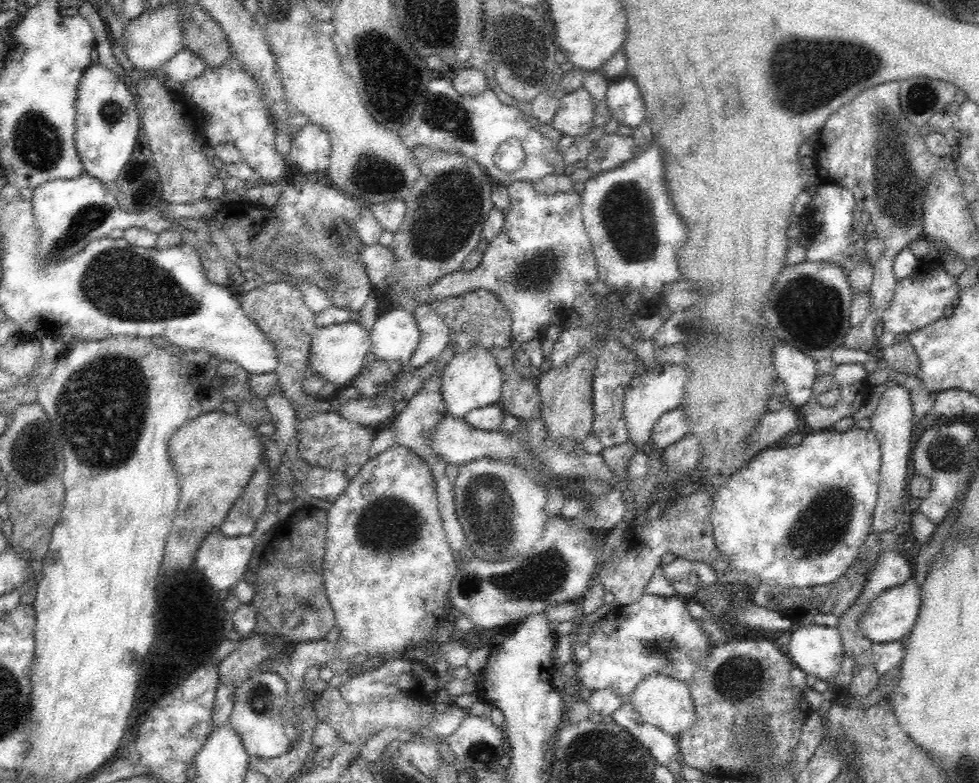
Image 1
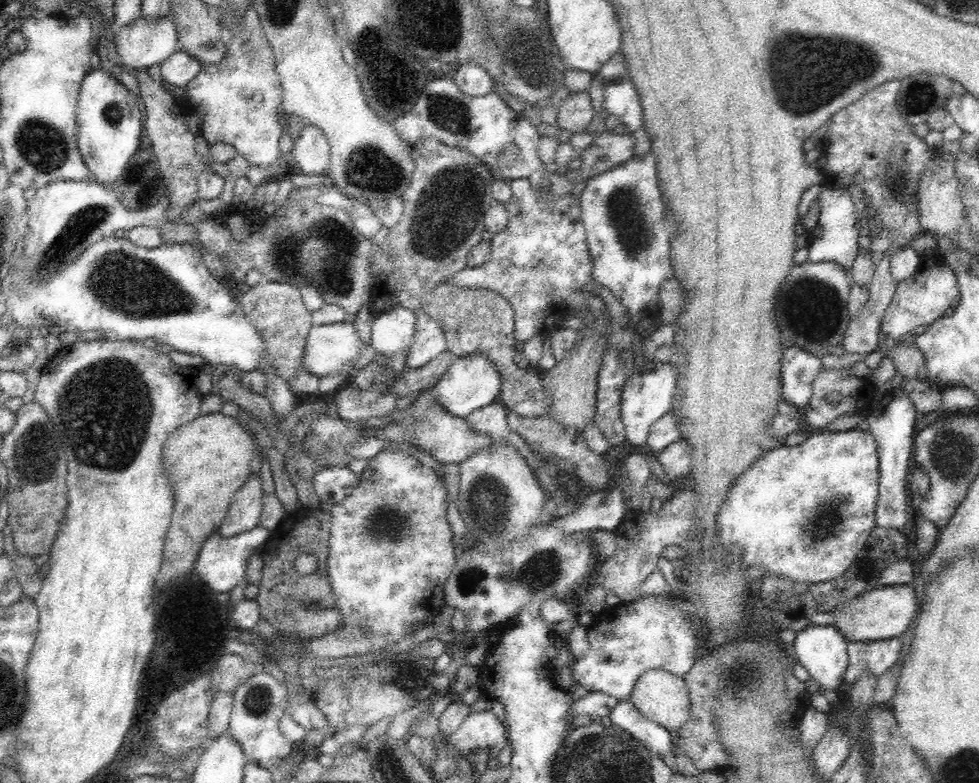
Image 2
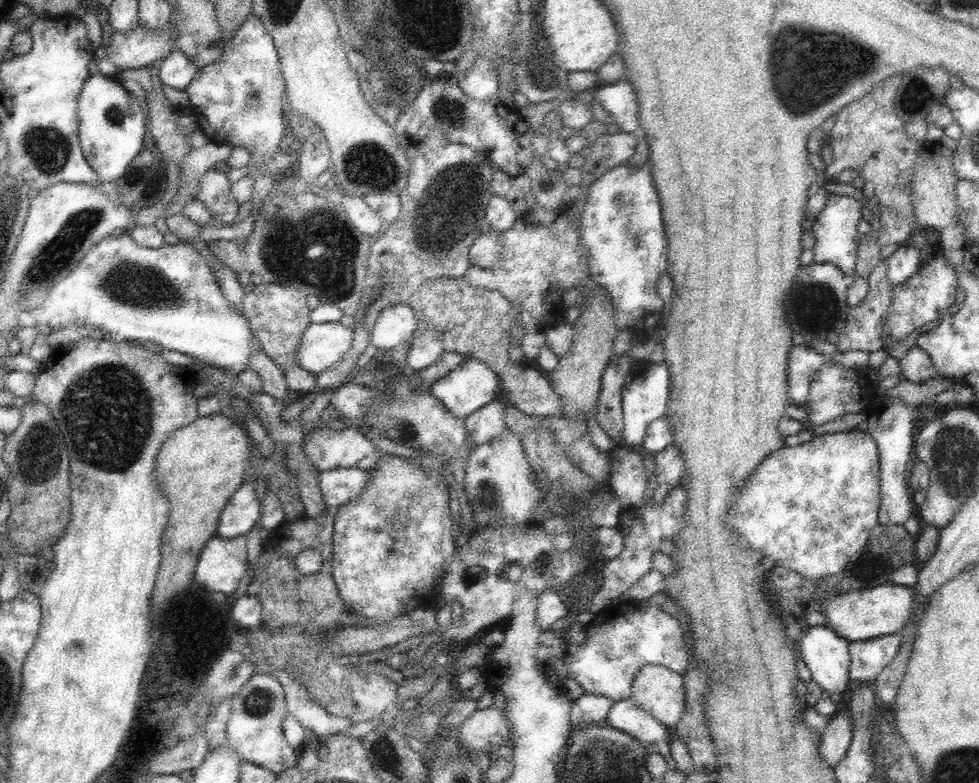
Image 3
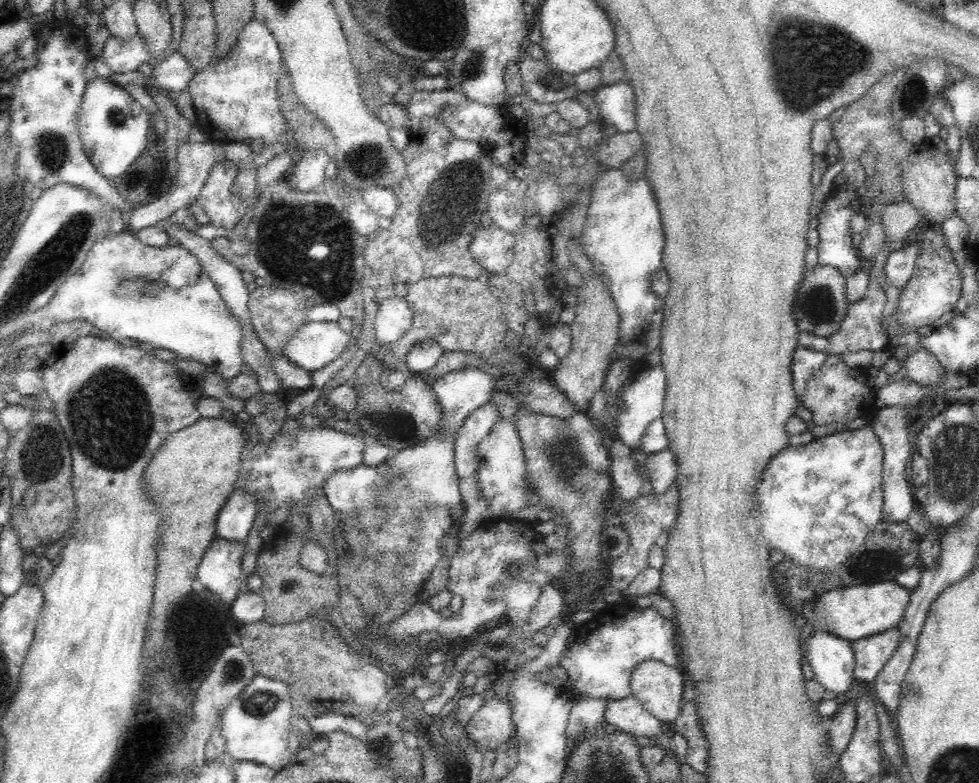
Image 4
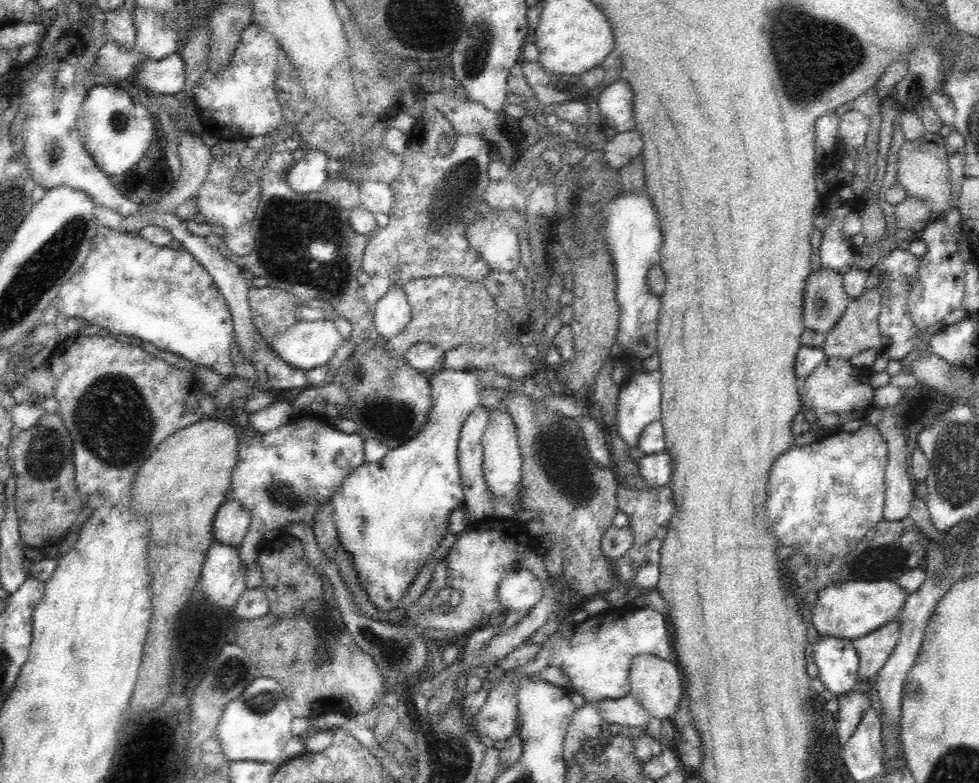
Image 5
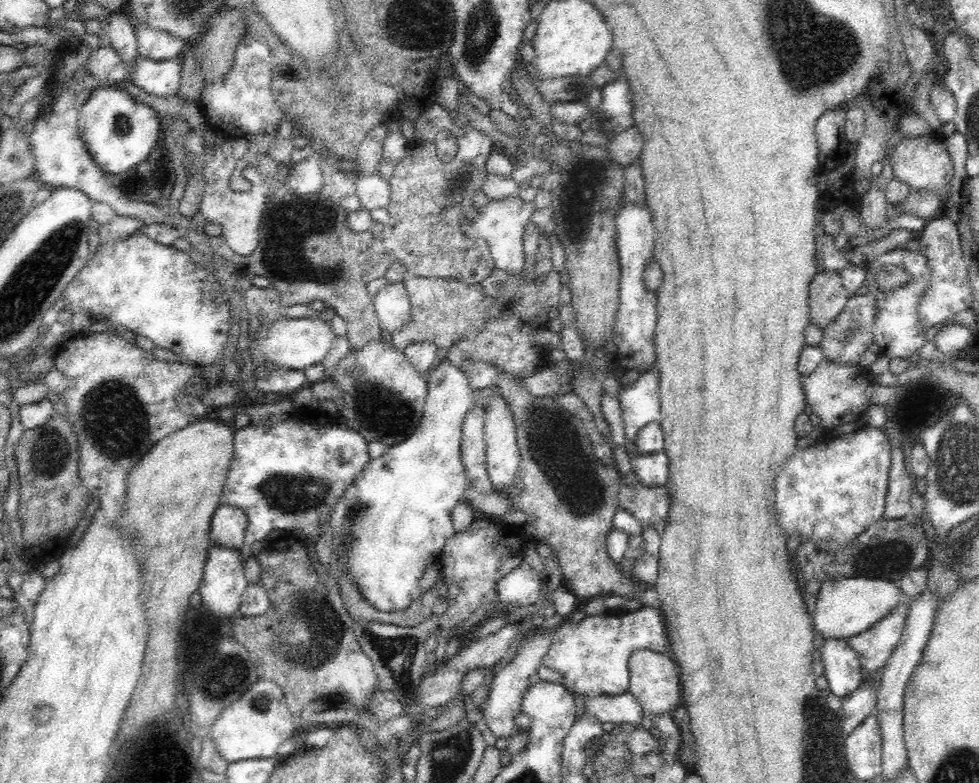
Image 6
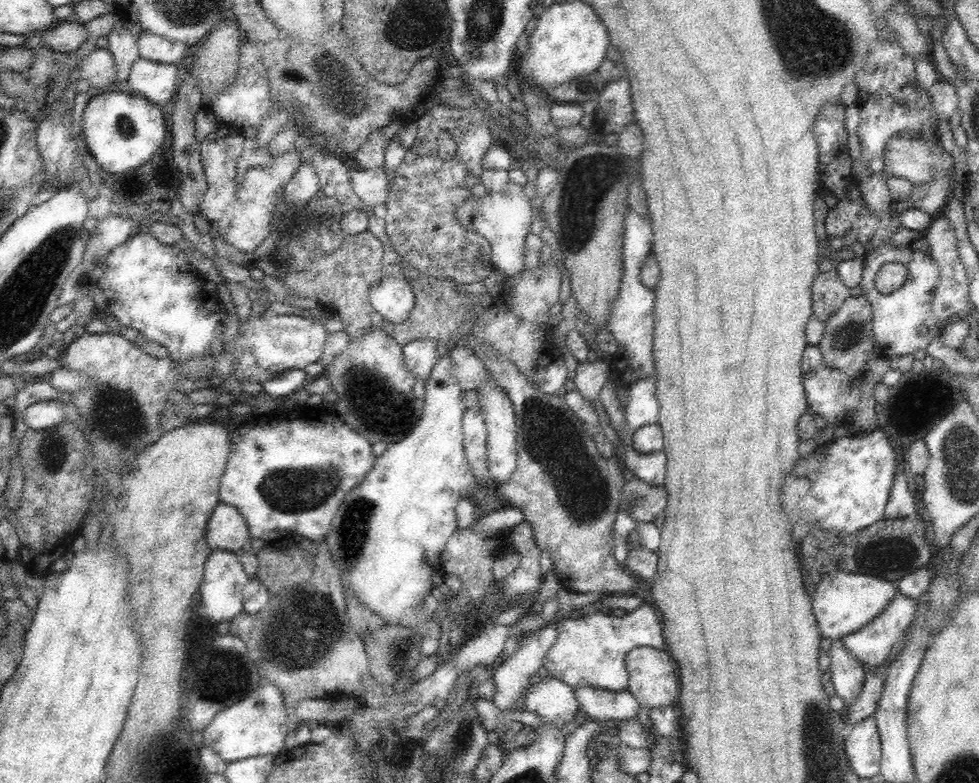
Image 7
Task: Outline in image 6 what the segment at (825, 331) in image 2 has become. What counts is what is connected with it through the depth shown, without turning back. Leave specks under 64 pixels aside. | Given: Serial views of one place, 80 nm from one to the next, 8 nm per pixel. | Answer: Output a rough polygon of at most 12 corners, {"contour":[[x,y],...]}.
{"contour":[[817,272],[809,322],[823,329],[850,297],[839,272]]}

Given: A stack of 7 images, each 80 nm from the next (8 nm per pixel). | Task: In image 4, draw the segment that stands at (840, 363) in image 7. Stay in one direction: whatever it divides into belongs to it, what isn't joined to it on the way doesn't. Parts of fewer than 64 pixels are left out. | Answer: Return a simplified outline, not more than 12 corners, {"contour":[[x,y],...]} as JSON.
{"contour":[[884,284],[850,303],[827,354],[885,350]]}

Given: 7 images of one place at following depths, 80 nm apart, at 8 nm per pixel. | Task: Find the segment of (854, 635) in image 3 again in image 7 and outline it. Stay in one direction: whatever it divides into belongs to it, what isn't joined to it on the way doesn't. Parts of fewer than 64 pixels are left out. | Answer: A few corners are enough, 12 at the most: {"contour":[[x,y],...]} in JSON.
{"contour":[[836,570],[811,605],[833,641],[876,618],[898,591],[888,580]]}

